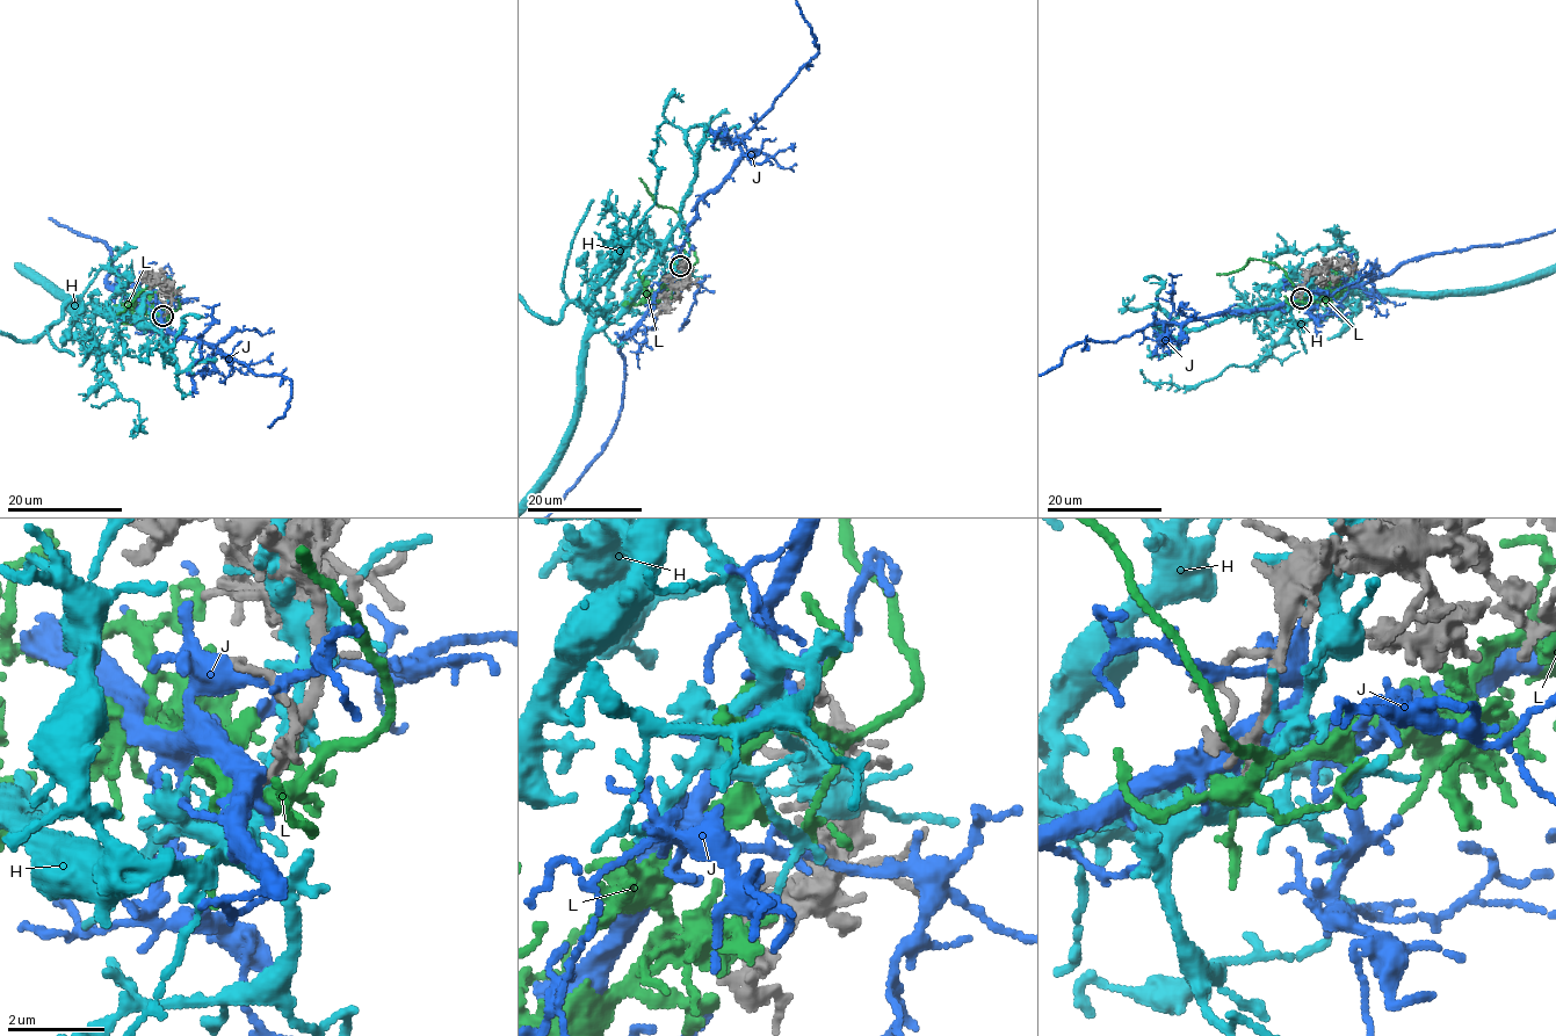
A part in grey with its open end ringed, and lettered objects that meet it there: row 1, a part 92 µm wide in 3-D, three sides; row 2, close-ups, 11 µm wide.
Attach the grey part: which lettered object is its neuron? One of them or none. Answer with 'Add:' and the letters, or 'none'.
Add: L

